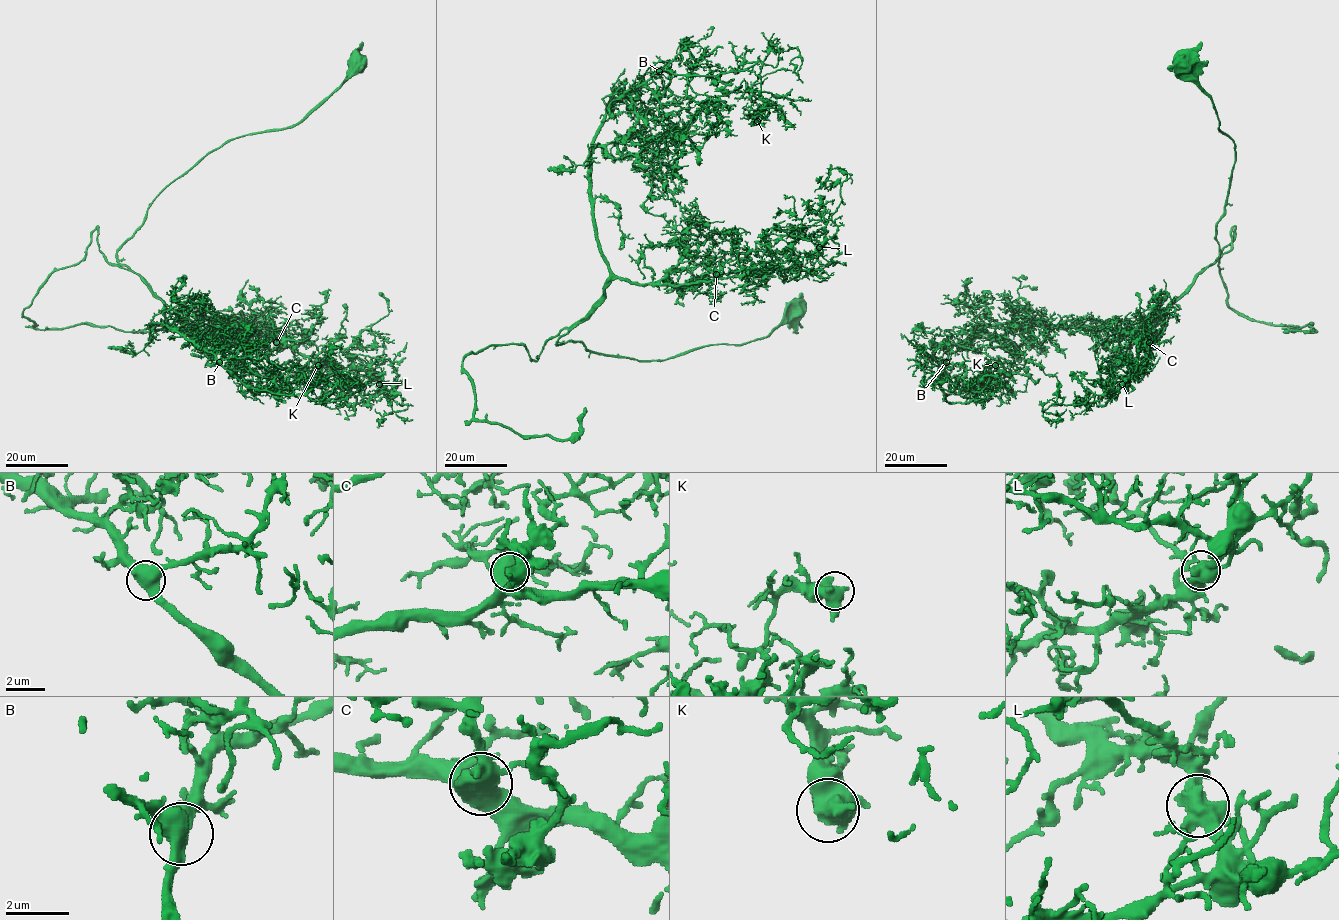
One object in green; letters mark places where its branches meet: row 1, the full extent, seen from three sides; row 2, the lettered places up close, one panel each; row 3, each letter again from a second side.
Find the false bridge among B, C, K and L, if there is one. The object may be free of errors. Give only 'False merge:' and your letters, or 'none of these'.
False merge: none of these

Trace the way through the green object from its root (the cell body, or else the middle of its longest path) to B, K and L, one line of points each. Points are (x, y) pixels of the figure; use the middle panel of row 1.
B: (794, 308), (767, 336), (664, 360), (556, 344), (604, 298), (609, 276), (593, 137), (606, 111), (659, 71)
K: (794, 308), (664, 360), (556, 344), (609, 276), (605, 111), (662, 70), (752, 70), (757, 121)
L: (794, 308), (767, 336), (664, 360), (591, 353), (580, 342), (556, 344), (614, 279), (710, 282), (819, 247)

